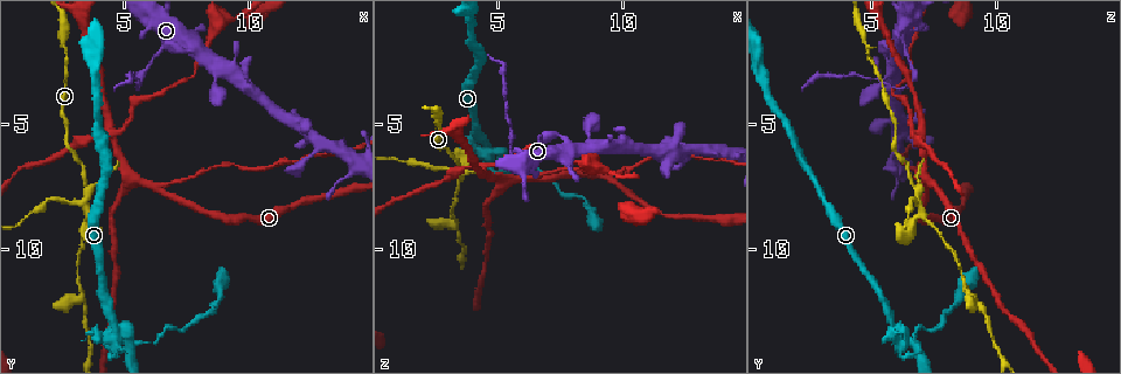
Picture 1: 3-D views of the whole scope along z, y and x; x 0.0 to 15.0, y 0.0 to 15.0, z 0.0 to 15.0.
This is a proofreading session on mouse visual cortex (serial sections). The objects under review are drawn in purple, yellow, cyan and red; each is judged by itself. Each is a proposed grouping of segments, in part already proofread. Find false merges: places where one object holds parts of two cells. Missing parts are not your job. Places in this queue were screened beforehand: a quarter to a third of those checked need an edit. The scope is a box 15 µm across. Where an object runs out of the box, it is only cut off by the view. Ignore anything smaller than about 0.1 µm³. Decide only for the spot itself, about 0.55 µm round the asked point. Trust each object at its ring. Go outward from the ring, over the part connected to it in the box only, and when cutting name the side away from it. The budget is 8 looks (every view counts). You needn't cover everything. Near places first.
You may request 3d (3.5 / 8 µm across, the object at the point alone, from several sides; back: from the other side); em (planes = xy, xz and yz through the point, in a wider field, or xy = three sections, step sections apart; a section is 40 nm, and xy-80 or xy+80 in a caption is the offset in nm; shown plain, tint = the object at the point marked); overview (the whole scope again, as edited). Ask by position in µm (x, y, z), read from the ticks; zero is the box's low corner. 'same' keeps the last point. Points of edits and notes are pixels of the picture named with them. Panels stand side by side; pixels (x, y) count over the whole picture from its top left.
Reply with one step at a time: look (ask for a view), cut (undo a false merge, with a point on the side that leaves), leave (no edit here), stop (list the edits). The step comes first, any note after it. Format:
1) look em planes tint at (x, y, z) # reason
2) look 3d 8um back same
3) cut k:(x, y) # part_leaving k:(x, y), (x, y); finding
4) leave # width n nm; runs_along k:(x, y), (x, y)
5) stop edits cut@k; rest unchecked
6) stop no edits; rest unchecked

look 3d 3.5um at (6.2, 2.3, 6.5) # a narrow waist

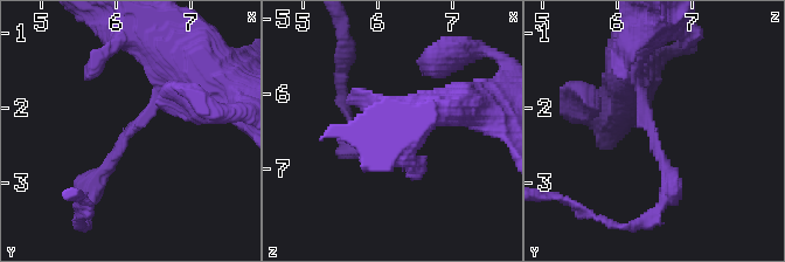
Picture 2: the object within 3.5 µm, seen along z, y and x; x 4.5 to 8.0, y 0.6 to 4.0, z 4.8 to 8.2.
look em xy step 3 tint at (6.20, 2.35, 6.45) # arm_widths 150, 200 nm; need the tissue

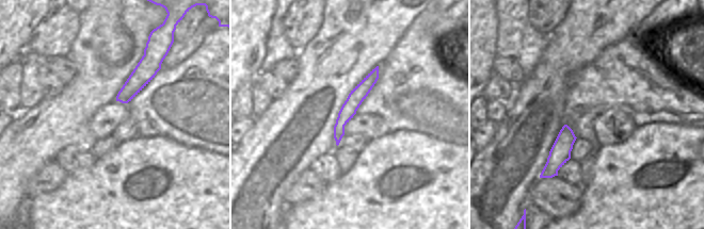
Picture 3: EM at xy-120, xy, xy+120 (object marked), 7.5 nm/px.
leave # one cell here

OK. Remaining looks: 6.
look 3d 3.5um back at (6.5, 7.8, 7.3) # two arms in line, one across

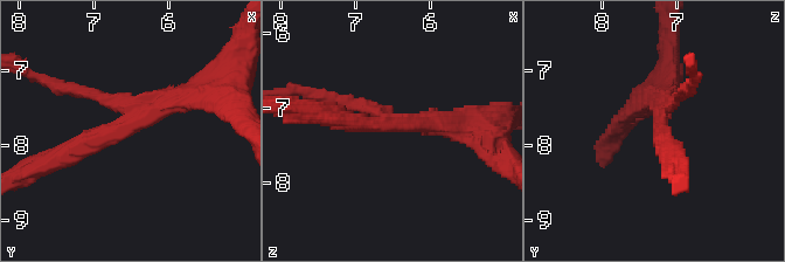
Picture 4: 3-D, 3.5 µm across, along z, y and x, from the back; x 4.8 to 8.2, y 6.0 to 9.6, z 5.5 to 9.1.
look em planes tint at (6.55, 7.75, 7.25) # arms 3; arm_widths 150, 250, 250 nm

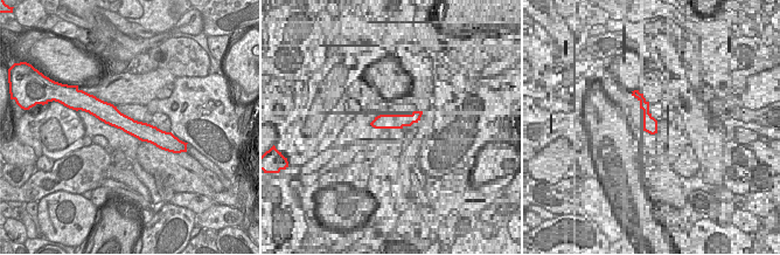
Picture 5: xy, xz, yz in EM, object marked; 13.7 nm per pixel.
cut 4:(89, 94) # width 260 nm; part_leaving 4:(123, 112), (90, 91), (33, 76); two cells meet here

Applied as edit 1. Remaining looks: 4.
look 3d 8um at (3.6, 8.6, 7.0) # sharp bend

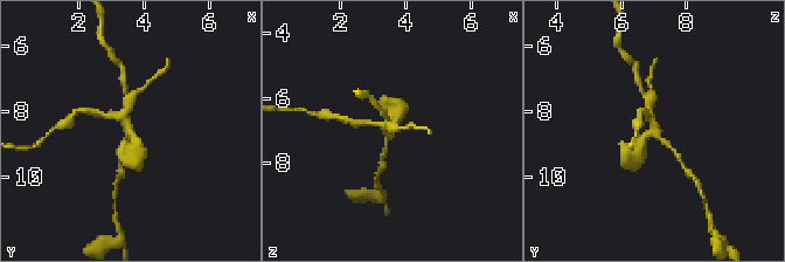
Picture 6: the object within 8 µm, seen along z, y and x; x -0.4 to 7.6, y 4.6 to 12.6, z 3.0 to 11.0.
look em planes tint at (3.5, 8.6, 7.0)

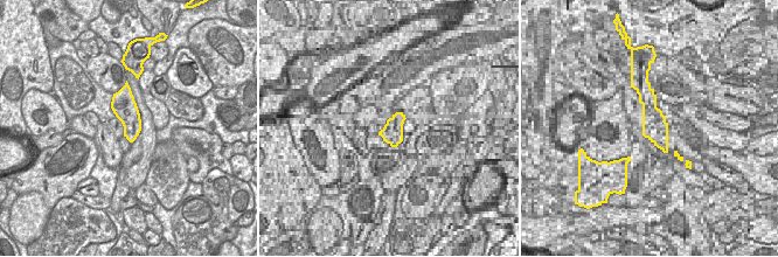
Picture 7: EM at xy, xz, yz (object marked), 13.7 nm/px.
cut 6:(355, 123) # arms 4; two cells meet here

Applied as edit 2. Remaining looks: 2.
stop edits cut@4, cut@6; rest unchecked

